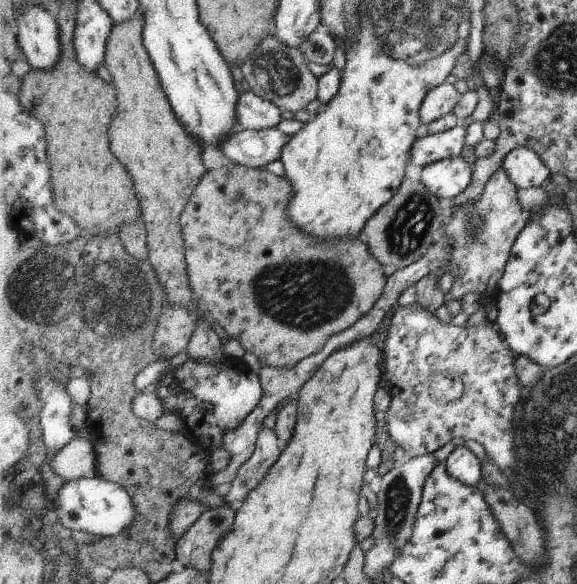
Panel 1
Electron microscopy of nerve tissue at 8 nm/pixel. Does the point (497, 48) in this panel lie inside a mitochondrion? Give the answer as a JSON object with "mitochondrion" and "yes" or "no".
{"mitochondrion":"no"}

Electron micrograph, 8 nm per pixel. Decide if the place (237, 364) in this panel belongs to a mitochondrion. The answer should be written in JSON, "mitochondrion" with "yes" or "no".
{"mitochondrion":"no"}

